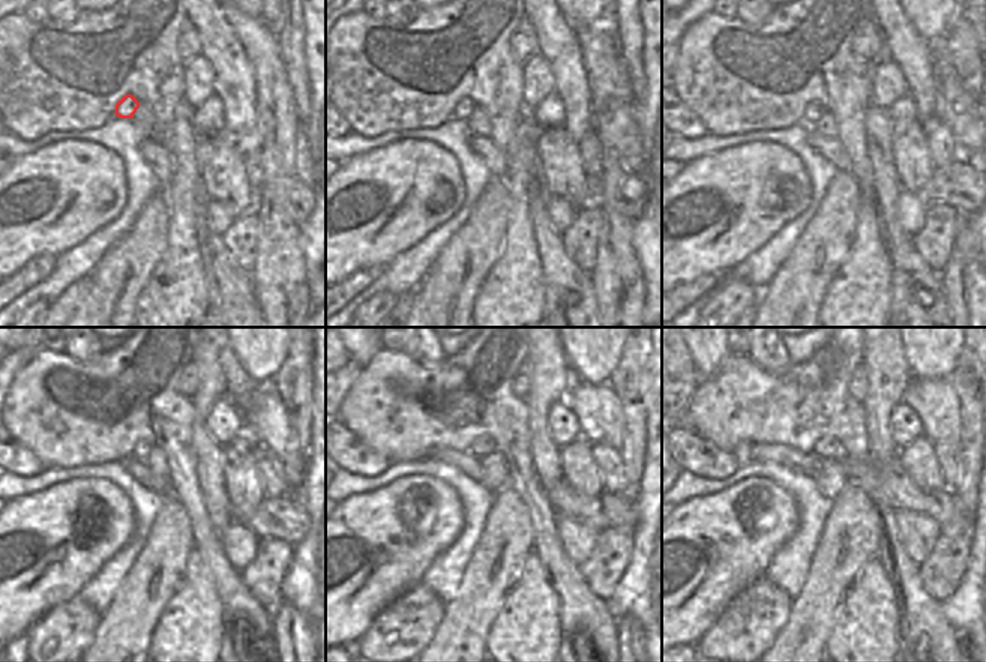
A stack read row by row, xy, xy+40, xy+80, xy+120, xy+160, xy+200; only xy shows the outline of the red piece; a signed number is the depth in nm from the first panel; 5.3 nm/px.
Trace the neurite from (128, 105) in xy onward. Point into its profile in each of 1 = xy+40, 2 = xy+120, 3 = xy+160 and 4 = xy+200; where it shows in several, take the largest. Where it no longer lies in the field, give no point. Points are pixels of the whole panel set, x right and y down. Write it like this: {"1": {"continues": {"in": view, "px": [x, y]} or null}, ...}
{"1": {"continues": {"in": "xy+40", "px": [462, 110]}}, "2": {"continues": {"in": "xy+120", "px": [141, 448]}}, "3": {"continues": {"in": "xy+160", "px": [482, 446]}}, "4": {"continues": {"in": "xy+200", "px": [827, 446]}}}

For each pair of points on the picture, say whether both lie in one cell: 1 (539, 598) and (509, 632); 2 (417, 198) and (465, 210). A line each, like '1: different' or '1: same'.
1: same
2: different

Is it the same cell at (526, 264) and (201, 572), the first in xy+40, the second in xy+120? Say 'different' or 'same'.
same

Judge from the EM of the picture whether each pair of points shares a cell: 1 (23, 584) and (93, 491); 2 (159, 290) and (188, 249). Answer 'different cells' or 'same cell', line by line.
1: same cell
2: same cell

